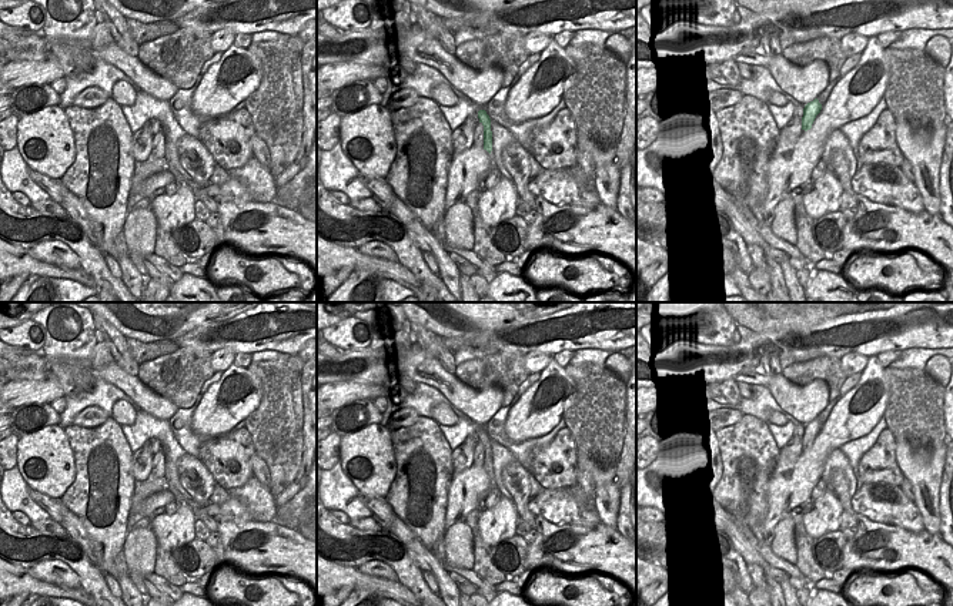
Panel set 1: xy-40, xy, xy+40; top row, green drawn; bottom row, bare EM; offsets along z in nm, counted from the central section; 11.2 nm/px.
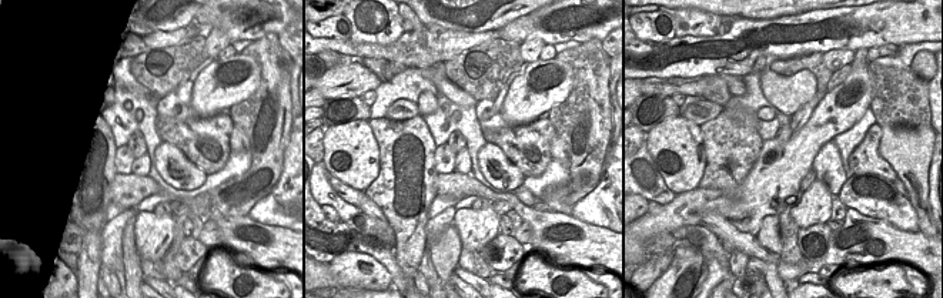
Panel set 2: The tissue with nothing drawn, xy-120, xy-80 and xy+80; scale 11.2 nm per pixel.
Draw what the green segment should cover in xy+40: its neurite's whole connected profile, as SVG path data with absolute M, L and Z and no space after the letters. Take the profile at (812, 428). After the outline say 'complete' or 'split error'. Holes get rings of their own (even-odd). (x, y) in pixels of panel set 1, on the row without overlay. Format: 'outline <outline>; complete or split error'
outline M817 418L807 422L803 428L803 436L802 436L802 449L807 451L812 448L812 443L816 438L816 435L820 432L822 423Z; complete

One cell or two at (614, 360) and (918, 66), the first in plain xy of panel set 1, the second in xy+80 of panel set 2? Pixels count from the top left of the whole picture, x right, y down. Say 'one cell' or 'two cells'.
one cell

